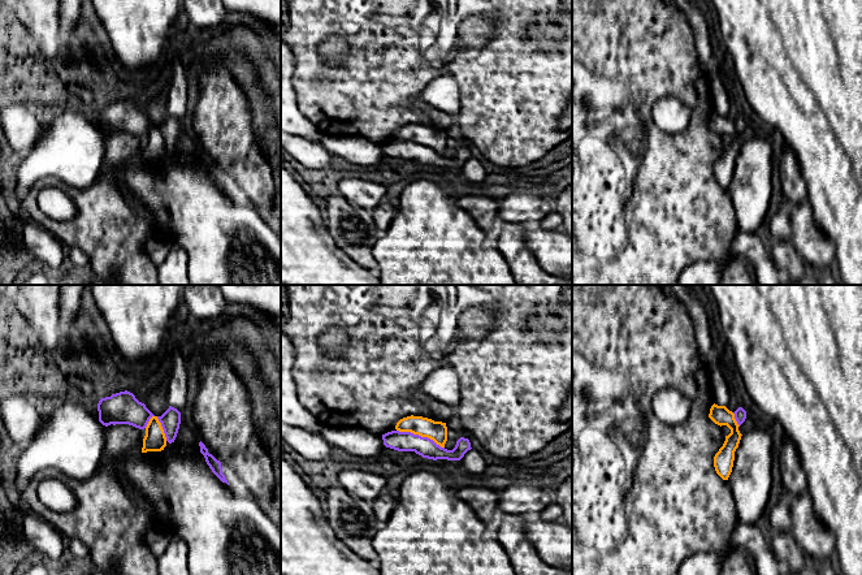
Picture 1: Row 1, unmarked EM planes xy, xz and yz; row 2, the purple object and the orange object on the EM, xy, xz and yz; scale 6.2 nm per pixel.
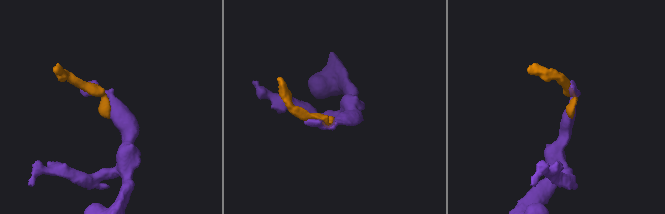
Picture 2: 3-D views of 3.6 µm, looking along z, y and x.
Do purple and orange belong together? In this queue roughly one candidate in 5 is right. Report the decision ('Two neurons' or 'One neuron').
Two neurons

